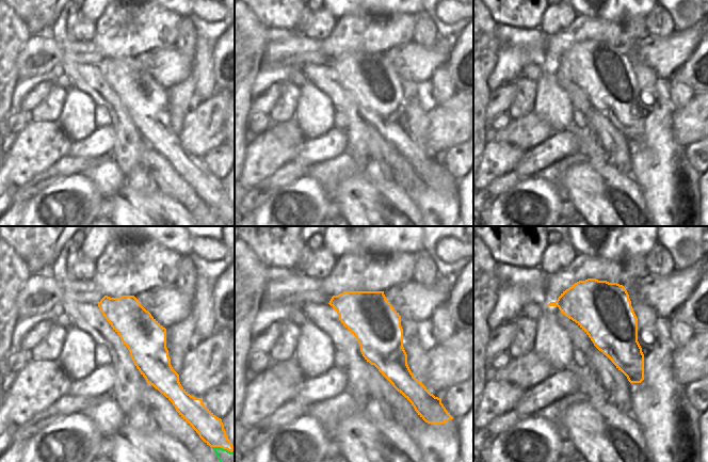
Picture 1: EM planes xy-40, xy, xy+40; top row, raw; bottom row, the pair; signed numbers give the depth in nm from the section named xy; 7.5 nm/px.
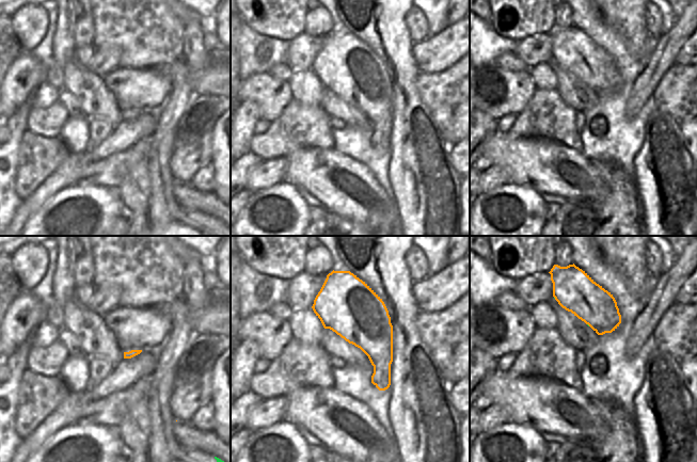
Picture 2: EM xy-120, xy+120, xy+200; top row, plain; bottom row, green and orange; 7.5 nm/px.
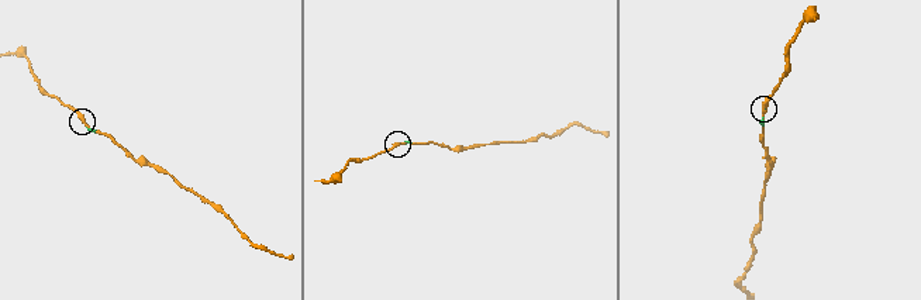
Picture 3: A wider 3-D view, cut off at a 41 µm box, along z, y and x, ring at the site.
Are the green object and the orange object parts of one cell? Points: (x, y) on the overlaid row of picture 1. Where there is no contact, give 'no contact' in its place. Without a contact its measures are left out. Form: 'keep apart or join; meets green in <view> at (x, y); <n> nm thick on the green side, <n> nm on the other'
keep apart; meets green in xy-40 at (222, 448); 100 nm thick on the green side, 200 nm on the other

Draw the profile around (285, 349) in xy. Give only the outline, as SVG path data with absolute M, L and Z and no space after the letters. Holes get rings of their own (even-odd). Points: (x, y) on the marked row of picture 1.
M290 319L281 321L281 333L269 352L271 362L294 360L300 333L301 328Z

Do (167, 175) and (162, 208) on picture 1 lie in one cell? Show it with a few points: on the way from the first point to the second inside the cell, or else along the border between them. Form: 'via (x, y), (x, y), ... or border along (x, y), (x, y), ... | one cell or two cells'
border along (156, 188), (186, 208) | two cells

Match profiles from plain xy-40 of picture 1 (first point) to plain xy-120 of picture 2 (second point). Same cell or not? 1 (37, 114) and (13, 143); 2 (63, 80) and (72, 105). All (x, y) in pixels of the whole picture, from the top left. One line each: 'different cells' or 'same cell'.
1: different cells
2: same cell

